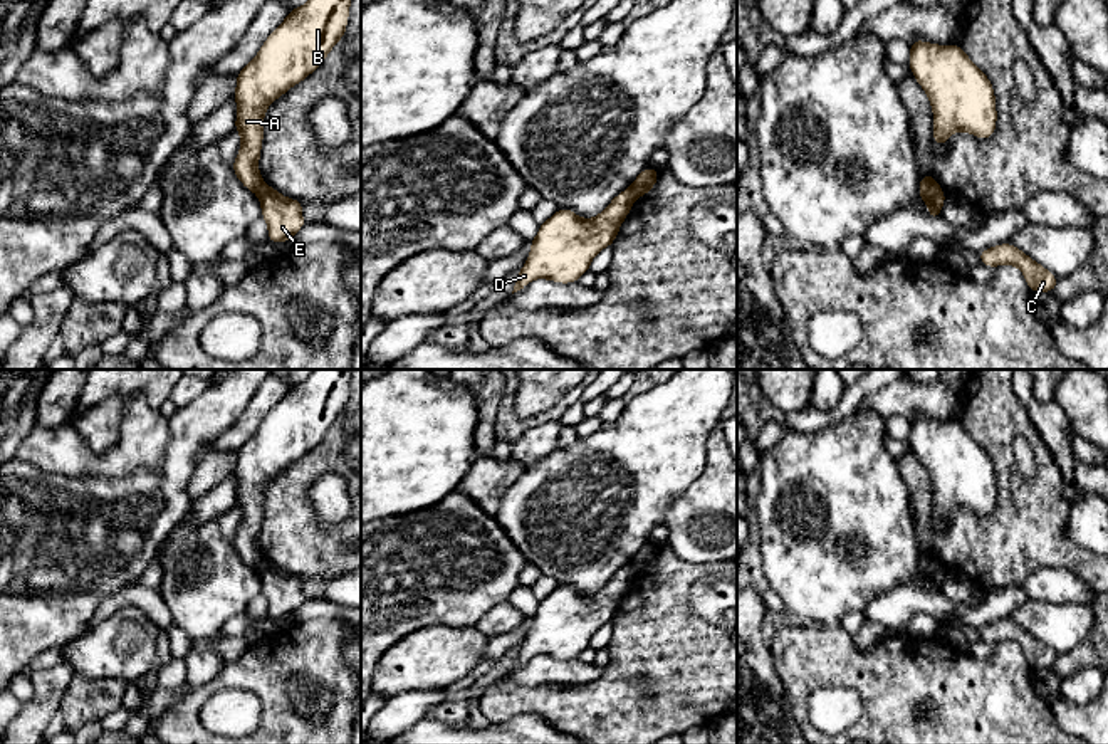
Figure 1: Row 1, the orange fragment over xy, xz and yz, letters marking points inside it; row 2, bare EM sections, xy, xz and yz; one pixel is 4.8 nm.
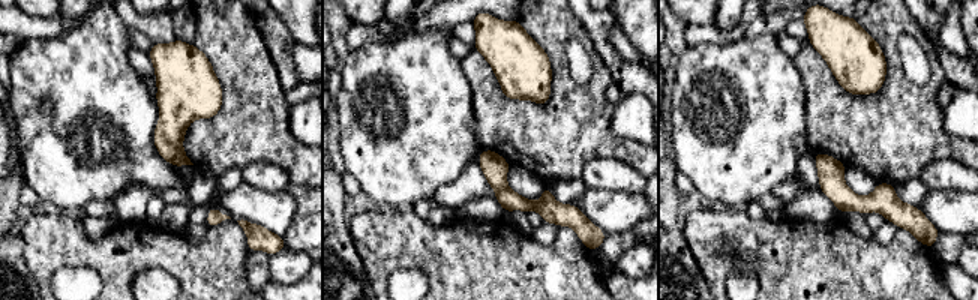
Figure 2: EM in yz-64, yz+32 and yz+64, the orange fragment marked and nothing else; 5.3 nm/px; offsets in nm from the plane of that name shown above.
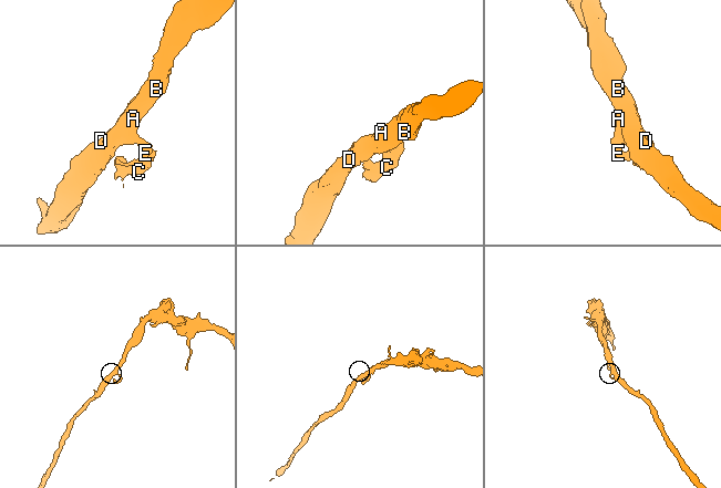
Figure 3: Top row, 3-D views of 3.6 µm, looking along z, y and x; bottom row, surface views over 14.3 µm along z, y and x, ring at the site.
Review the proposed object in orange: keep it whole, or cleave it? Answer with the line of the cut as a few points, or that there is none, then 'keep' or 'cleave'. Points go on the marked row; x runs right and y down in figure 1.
cut in xz along (632, 185), (638, 197); cleave

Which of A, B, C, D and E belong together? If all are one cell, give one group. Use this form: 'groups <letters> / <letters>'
groups A B D / C E

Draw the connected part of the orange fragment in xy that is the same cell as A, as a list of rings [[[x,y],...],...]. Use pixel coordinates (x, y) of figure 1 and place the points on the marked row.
[[[307,0],[292,8],[237,74],[233,129],[242,144],[233,173],[255,195],[265,185],[259,171],[265,111],[324,62],[346,34],[349,8],[351,0]]]

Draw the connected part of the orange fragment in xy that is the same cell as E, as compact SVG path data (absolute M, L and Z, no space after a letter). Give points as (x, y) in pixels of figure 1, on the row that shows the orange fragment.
M269 185L259 193L262 218L269 227L267 238L275 244L290 240L304 225L302 202L287 198Z

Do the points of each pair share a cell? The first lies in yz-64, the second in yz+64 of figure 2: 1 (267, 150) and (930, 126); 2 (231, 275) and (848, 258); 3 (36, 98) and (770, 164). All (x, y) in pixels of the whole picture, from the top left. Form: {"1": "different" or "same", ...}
{"1": "same", "2": "same", "3": "same"}

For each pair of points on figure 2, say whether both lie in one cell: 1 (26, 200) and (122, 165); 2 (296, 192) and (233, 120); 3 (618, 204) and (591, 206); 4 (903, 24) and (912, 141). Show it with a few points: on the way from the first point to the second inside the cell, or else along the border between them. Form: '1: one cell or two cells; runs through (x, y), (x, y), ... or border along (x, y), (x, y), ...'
1: two cells; border along (26, 183), (42, 201)
2: two cells; border along (291, 185), (300, 185), (306, 189)
3: one cell; runs through (612, 204), (597, 204)
4: one cell; runs through (891, 53), (900, 113)

